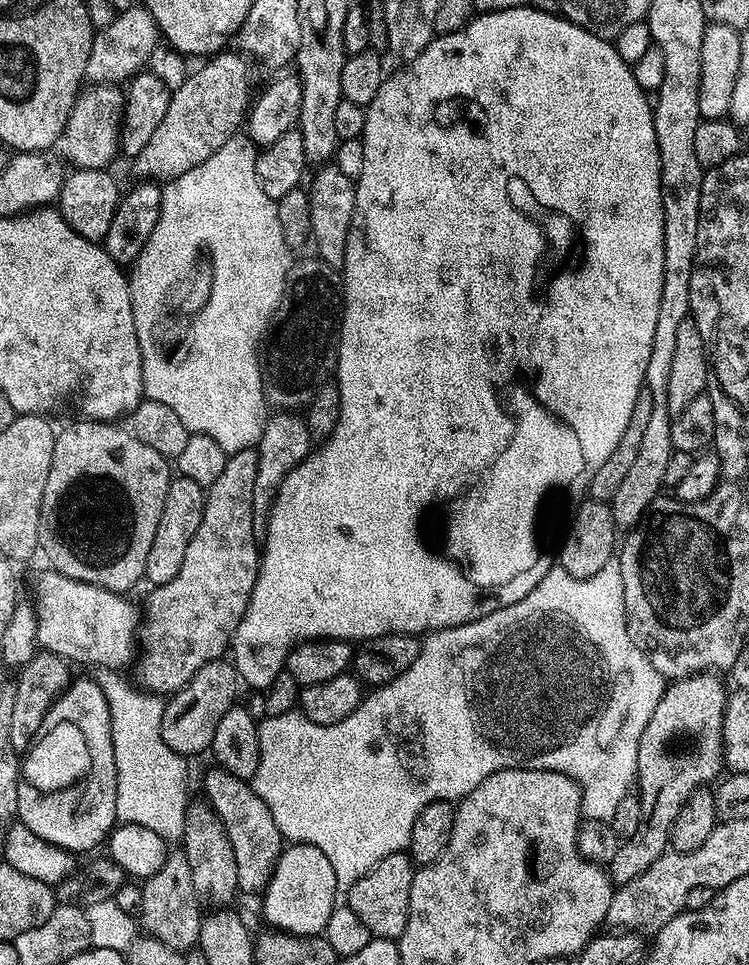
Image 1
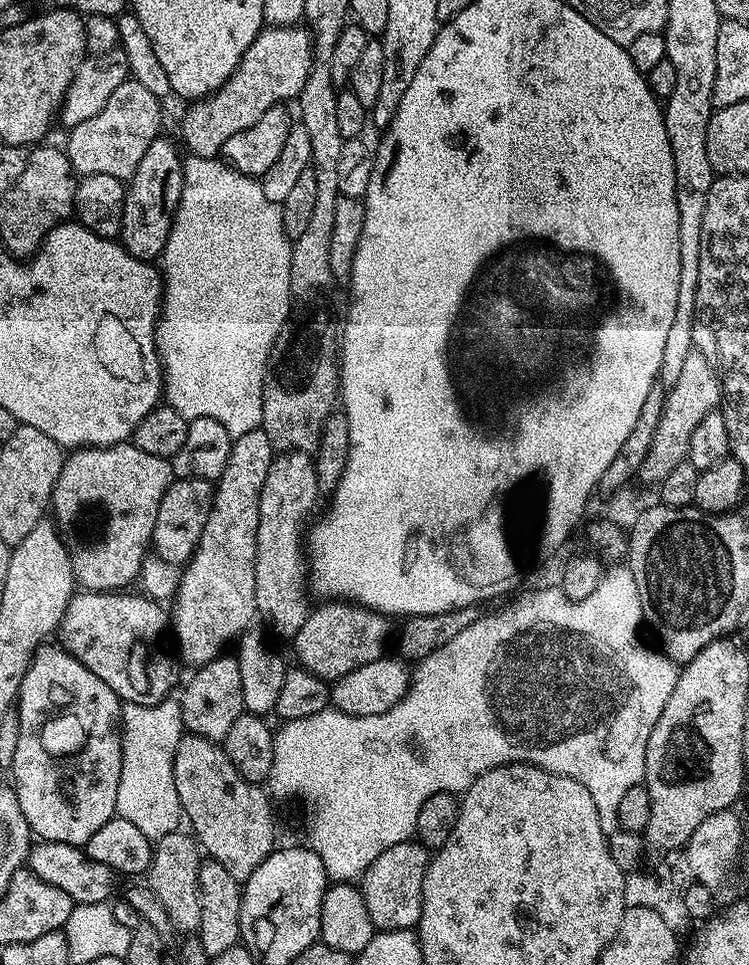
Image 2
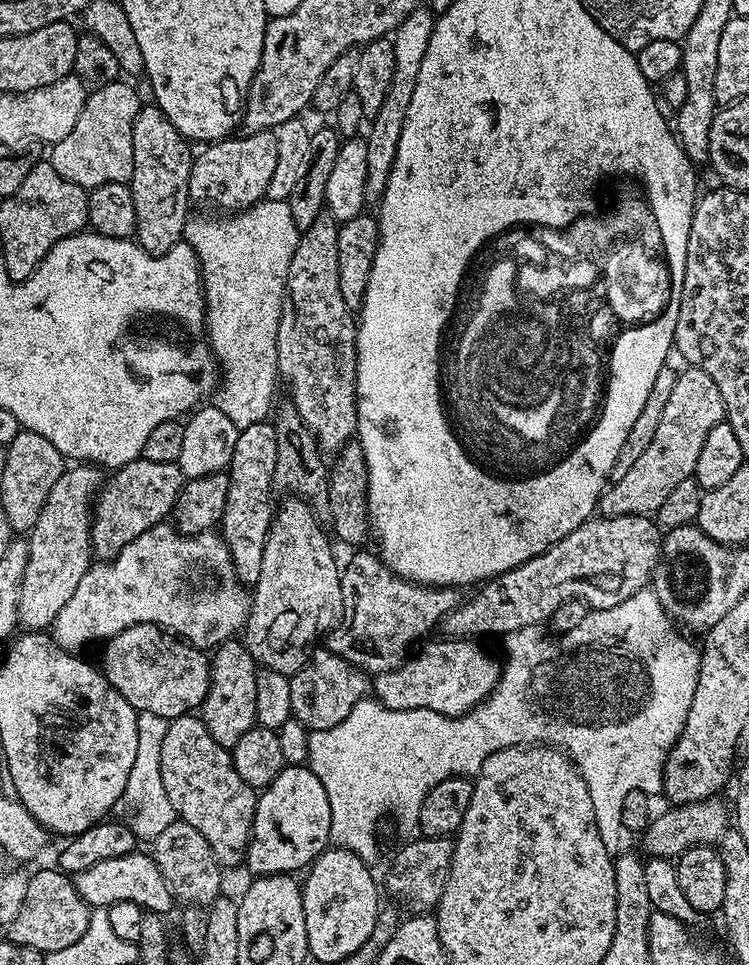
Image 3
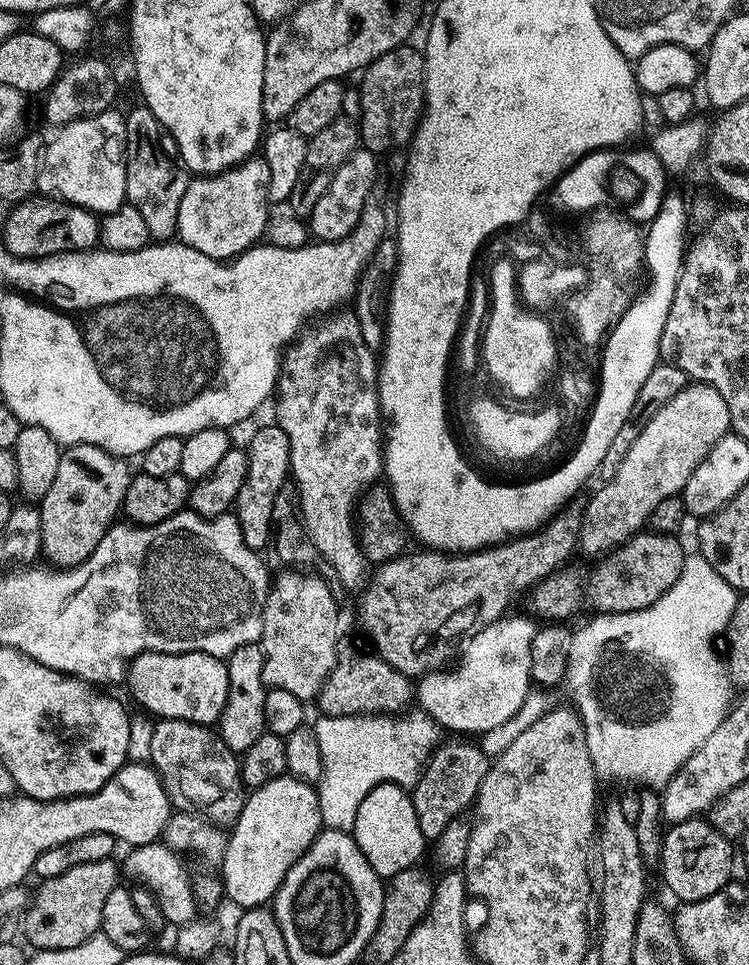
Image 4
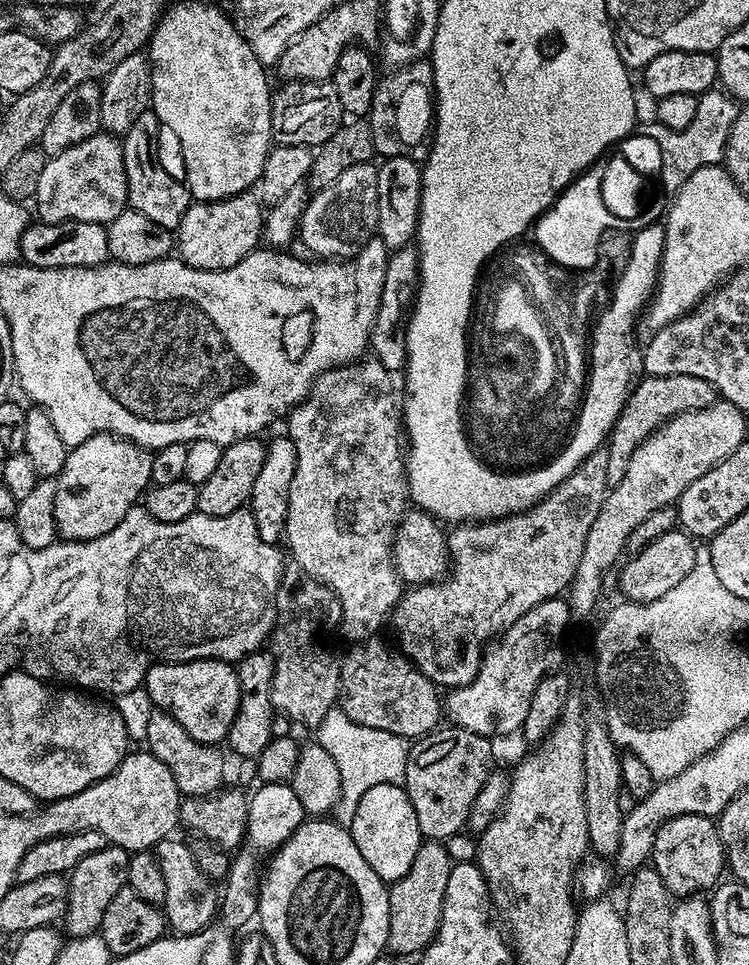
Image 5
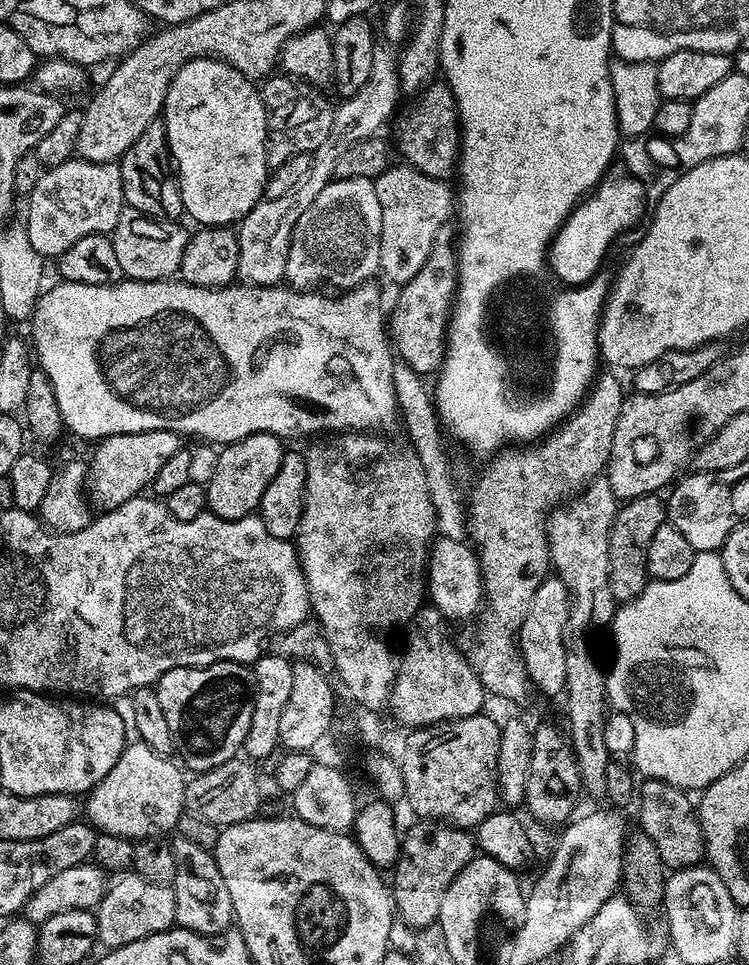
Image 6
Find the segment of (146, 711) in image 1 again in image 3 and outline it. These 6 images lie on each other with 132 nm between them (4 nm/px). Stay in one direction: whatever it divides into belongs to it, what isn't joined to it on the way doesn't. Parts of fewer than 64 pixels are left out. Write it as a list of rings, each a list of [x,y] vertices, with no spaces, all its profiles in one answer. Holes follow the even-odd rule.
[[[137,712],[138,750],[134,757],[134,767],[130,769],[130,778],[126,778],[124,800],[132,803],[132,817],[126,820],[129,828],[136,835],[137,841],[151,842],[166,830],[166,826],[178,819],[170,798],[166,798],[166,786],[162,786],[162,741],[166,738],[169,717]]]

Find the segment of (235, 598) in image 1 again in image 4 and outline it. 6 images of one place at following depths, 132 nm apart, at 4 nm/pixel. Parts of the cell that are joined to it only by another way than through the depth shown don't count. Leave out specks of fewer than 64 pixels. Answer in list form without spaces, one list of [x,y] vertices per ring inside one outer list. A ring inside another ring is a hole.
[[[269,422],[265,428],[260,428],[252,436],[252,441],[246,444],[248,454],[248,469],[246,482],[242,482],[242,490],[238,490],[238,498],[234,505],[234,515],[238,526],[242,530],[242,538],[246,546],[257,550],[269,547],[274,536],[272,515],[274,502],[278,494],[286,486],[290,476],[292,463],[290,462],[290,438],[280,429],[279,424]]]

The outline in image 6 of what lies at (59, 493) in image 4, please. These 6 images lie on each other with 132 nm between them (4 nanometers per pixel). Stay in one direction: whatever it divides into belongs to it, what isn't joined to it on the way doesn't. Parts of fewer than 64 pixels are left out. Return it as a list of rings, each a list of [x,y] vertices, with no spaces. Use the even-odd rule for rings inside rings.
[[[150,430],[149,432],[131,432],[106,436],[95,445],[92,460],[88,464],[87,483],[96,491],[100,499],[101,509],[111,510],[127,500],[133,500],[141,495],[151,485],[152,479],[158,474],[162,462],[170,458],[182,447],[182,437],[179,432],[170,430]]]

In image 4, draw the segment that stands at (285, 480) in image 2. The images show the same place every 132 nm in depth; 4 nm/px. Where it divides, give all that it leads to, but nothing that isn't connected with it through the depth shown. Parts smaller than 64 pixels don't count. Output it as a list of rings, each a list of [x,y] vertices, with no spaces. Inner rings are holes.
[[[284,570],[280,577],[271,581],[262,614],[262,634],[259,645],[264,649],[262,682],[265,689],[277,688],[294,694],[294,698],[305,702],[315,701],[320,688],[336,664],[336,645],[342,639],[340,633],[340,612],[332,597],[332,588],[320,576],[307,576],[304,570]]]

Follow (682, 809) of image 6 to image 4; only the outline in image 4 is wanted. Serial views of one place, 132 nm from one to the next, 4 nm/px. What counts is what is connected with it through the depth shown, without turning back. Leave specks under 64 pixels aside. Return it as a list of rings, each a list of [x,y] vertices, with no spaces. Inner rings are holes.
[[[681,819],[664,833],[664,845],[658,861],[658,869],[664,875],[664,884],[677,896],[677,901],[687,902],[710,898],[728,883],[732,872],[733,841],[708,825],[707,819]]]

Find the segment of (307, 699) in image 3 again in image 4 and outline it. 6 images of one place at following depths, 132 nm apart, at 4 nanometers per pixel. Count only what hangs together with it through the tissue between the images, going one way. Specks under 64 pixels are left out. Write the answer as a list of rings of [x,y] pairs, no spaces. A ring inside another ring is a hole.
[[[348,638],[336,645],[336,664],[320,688],[318,705],[325,716],[370,716],[373,714],[400,714],[414,700],[414,684],[394,666],[371,651],[355,648]]]

